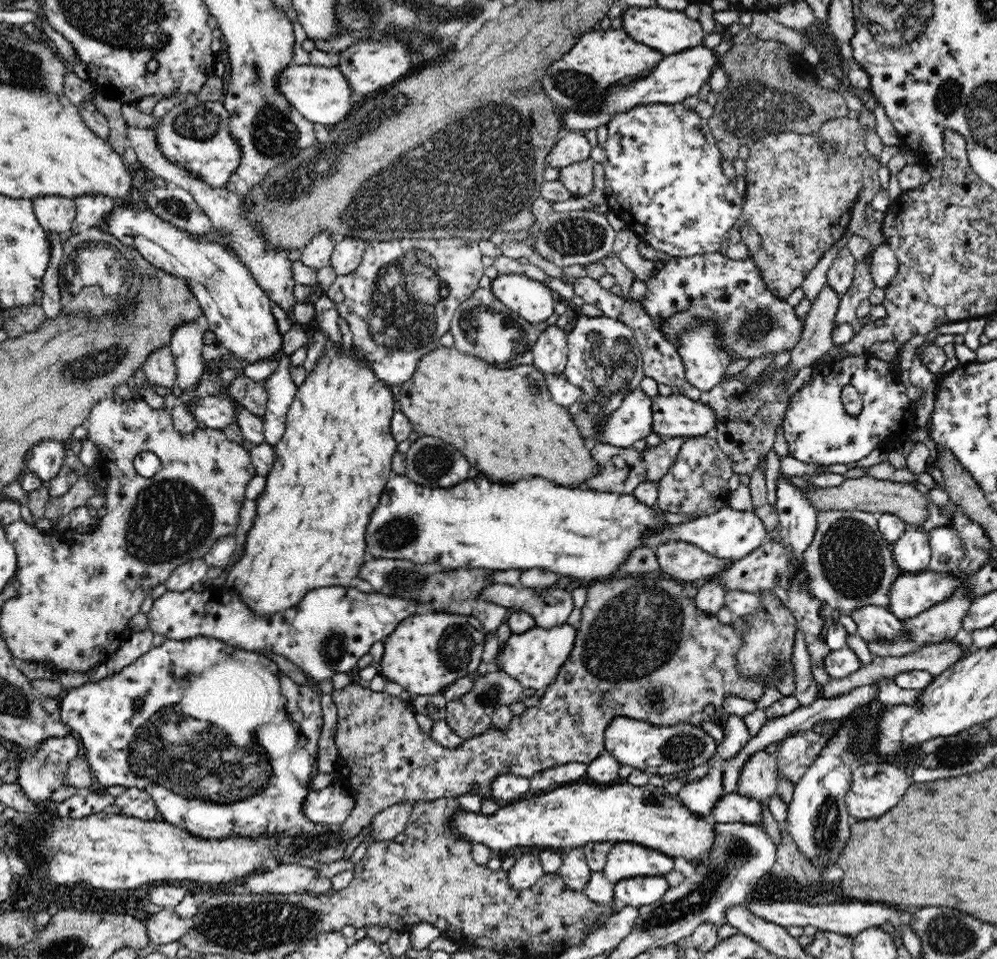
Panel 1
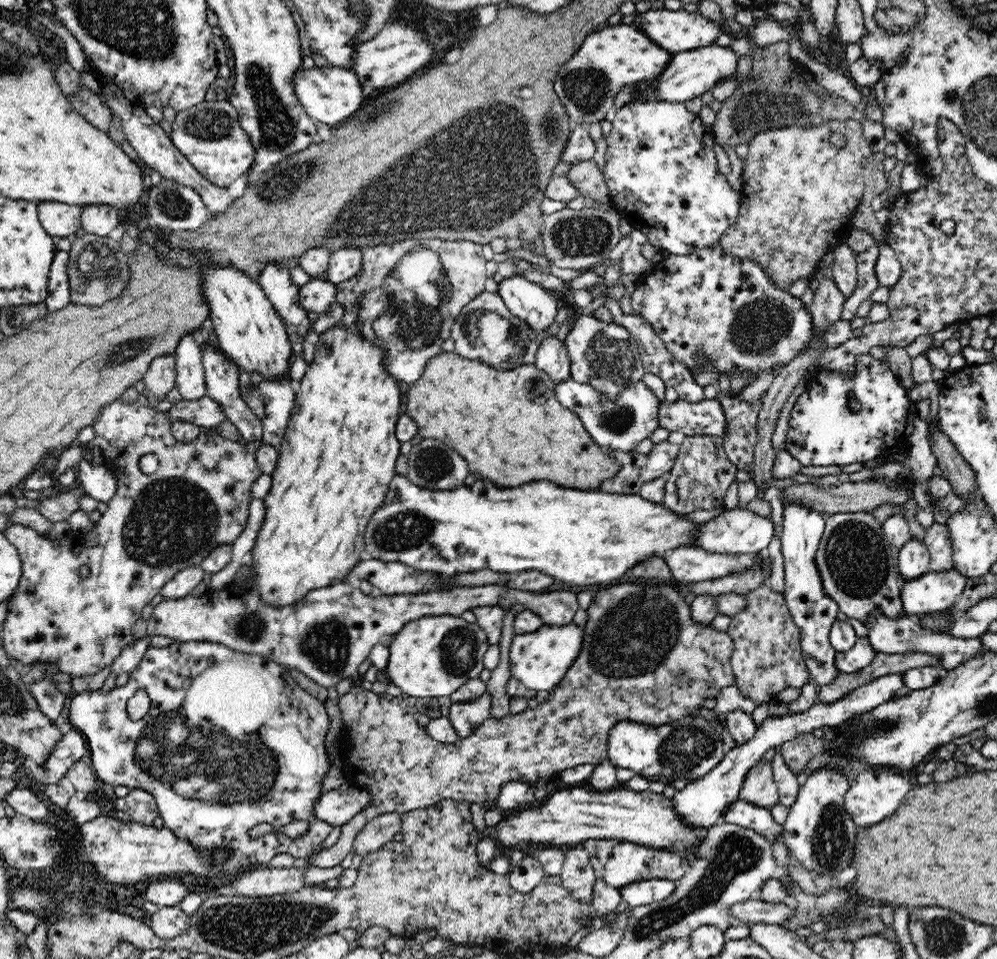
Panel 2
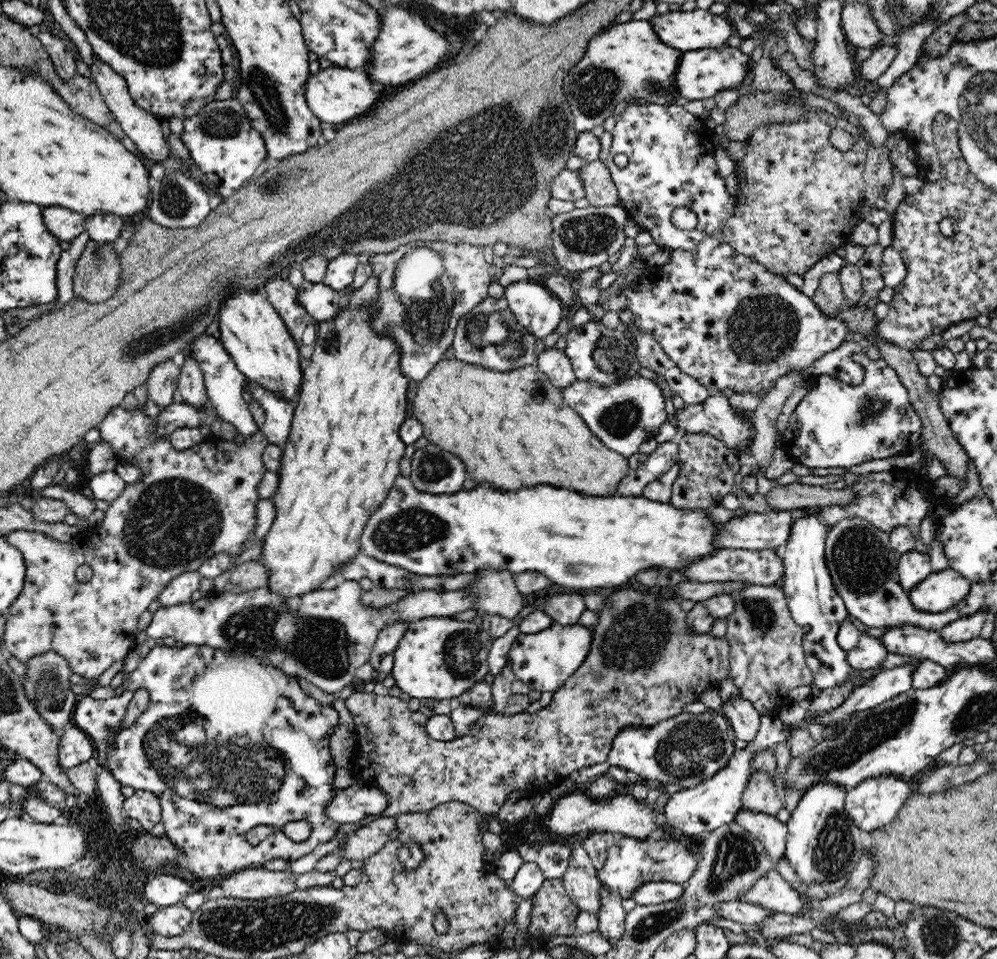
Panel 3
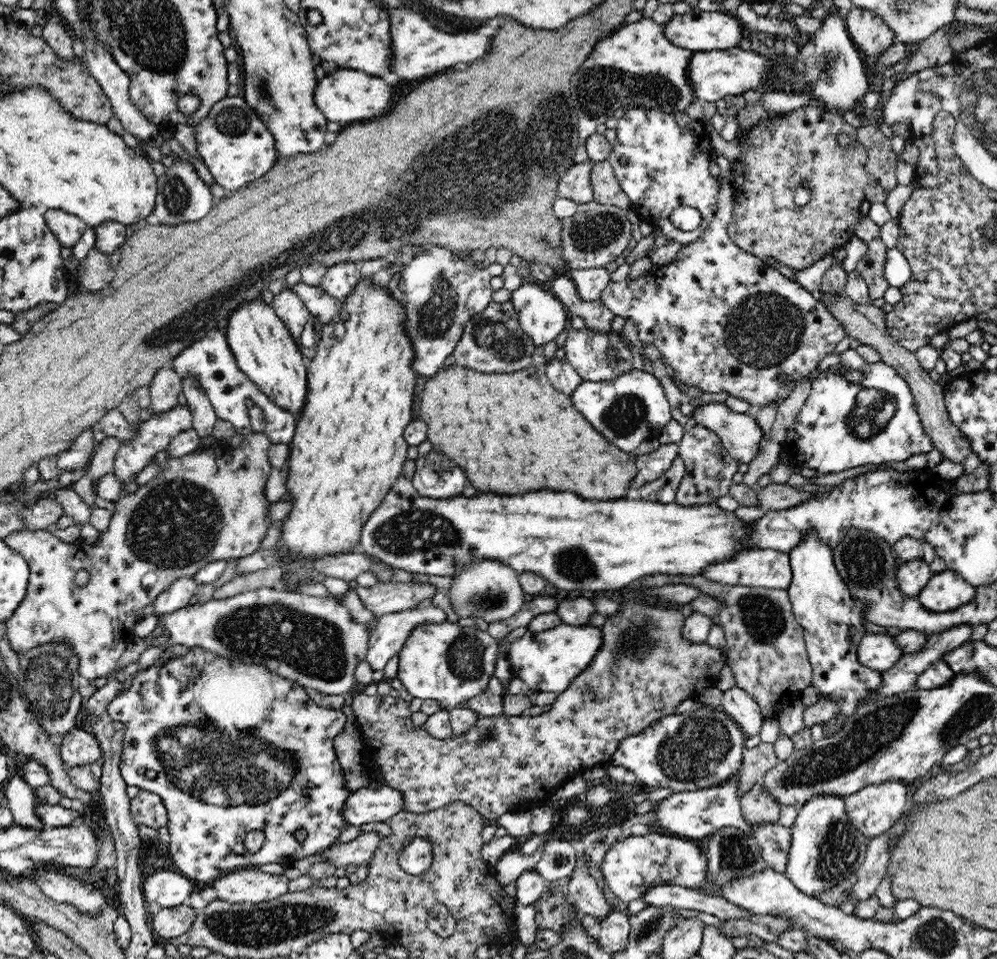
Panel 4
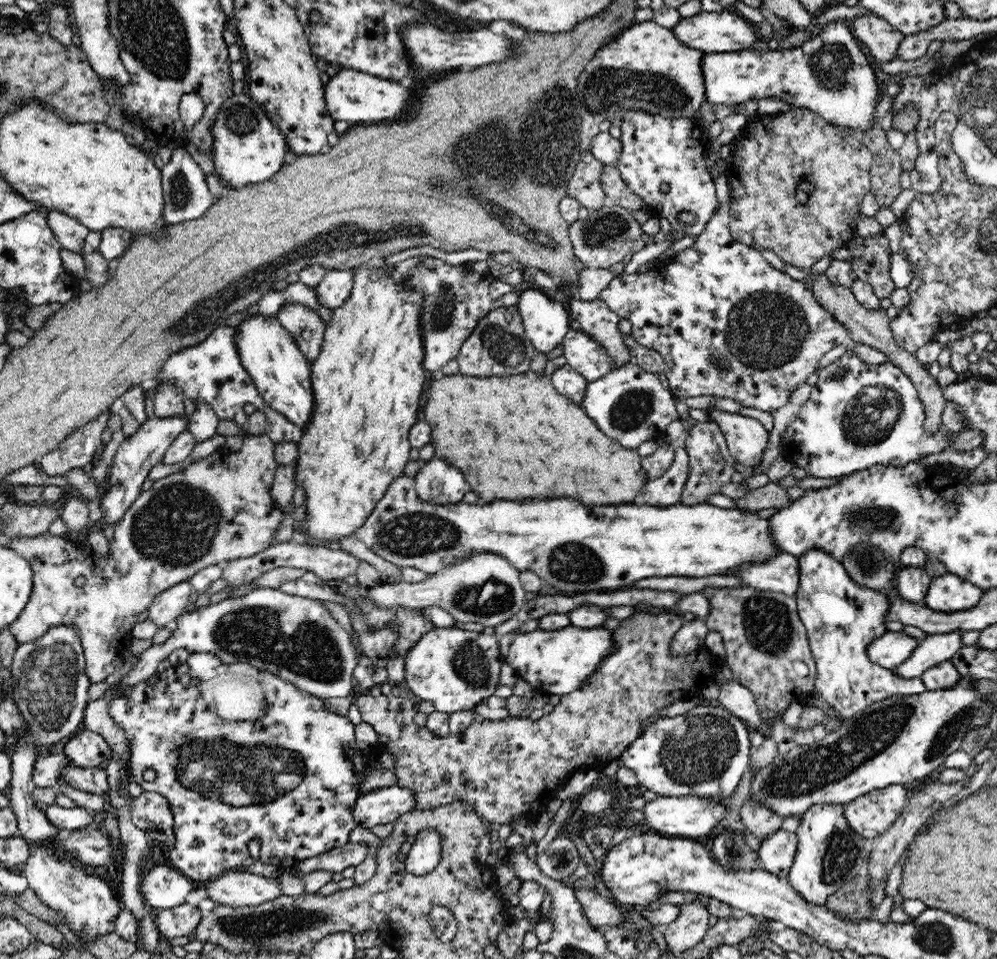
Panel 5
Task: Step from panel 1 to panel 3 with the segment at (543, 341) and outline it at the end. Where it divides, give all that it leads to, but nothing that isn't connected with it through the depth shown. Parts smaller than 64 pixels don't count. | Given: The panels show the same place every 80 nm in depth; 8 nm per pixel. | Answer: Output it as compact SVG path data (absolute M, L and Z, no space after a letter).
M553 347L544 349L537 356L538 368L548 375L552 384L559 389L566 388L572 381L576 381L571 360L565 351Z

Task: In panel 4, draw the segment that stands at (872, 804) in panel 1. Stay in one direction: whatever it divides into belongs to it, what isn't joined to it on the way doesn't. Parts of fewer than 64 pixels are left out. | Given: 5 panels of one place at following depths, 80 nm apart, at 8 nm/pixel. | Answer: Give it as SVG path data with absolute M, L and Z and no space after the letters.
M900 781L869 784L845 798L852 826L870 839L884 834L900 819L907 805L908 788Z

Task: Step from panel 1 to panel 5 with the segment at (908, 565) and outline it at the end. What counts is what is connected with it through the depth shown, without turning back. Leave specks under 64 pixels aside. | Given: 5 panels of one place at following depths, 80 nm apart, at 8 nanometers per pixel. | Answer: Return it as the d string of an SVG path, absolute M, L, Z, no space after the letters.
M914 565L898 568L894 578L895 589L899 595L905 601L921 605L925 602L924 597L931 582L927 569Z

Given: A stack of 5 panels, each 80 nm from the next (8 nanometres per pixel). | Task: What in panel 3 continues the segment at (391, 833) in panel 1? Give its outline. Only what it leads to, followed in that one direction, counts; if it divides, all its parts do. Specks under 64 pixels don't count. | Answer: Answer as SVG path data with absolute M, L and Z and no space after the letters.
M378 817L351 833L344 846L344 858L366 860L390 840L390 832L396 828L394 817Z

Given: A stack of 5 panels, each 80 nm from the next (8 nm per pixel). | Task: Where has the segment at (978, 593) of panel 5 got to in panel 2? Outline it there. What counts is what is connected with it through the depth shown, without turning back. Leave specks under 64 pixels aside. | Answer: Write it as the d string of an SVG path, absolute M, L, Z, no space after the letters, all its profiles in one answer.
M956 569L932 571L901 581L901 604L908 617L950 609L965 589L967 578Z

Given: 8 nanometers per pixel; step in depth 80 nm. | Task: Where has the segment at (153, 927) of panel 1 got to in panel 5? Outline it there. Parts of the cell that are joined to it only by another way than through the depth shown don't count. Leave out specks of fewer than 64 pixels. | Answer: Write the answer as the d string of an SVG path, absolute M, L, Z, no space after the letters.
M187 903L153 912L161 936L168 940L177 936L192 935L201 919L201 911Z

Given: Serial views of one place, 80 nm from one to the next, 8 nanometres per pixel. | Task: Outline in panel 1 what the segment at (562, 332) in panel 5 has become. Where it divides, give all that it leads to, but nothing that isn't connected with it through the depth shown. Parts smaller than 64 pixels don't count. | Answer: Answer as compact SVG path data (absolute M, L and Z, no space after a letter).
M498 273L490 290L500 302L532 325L546 320L558 300L547 285L523 274Z

